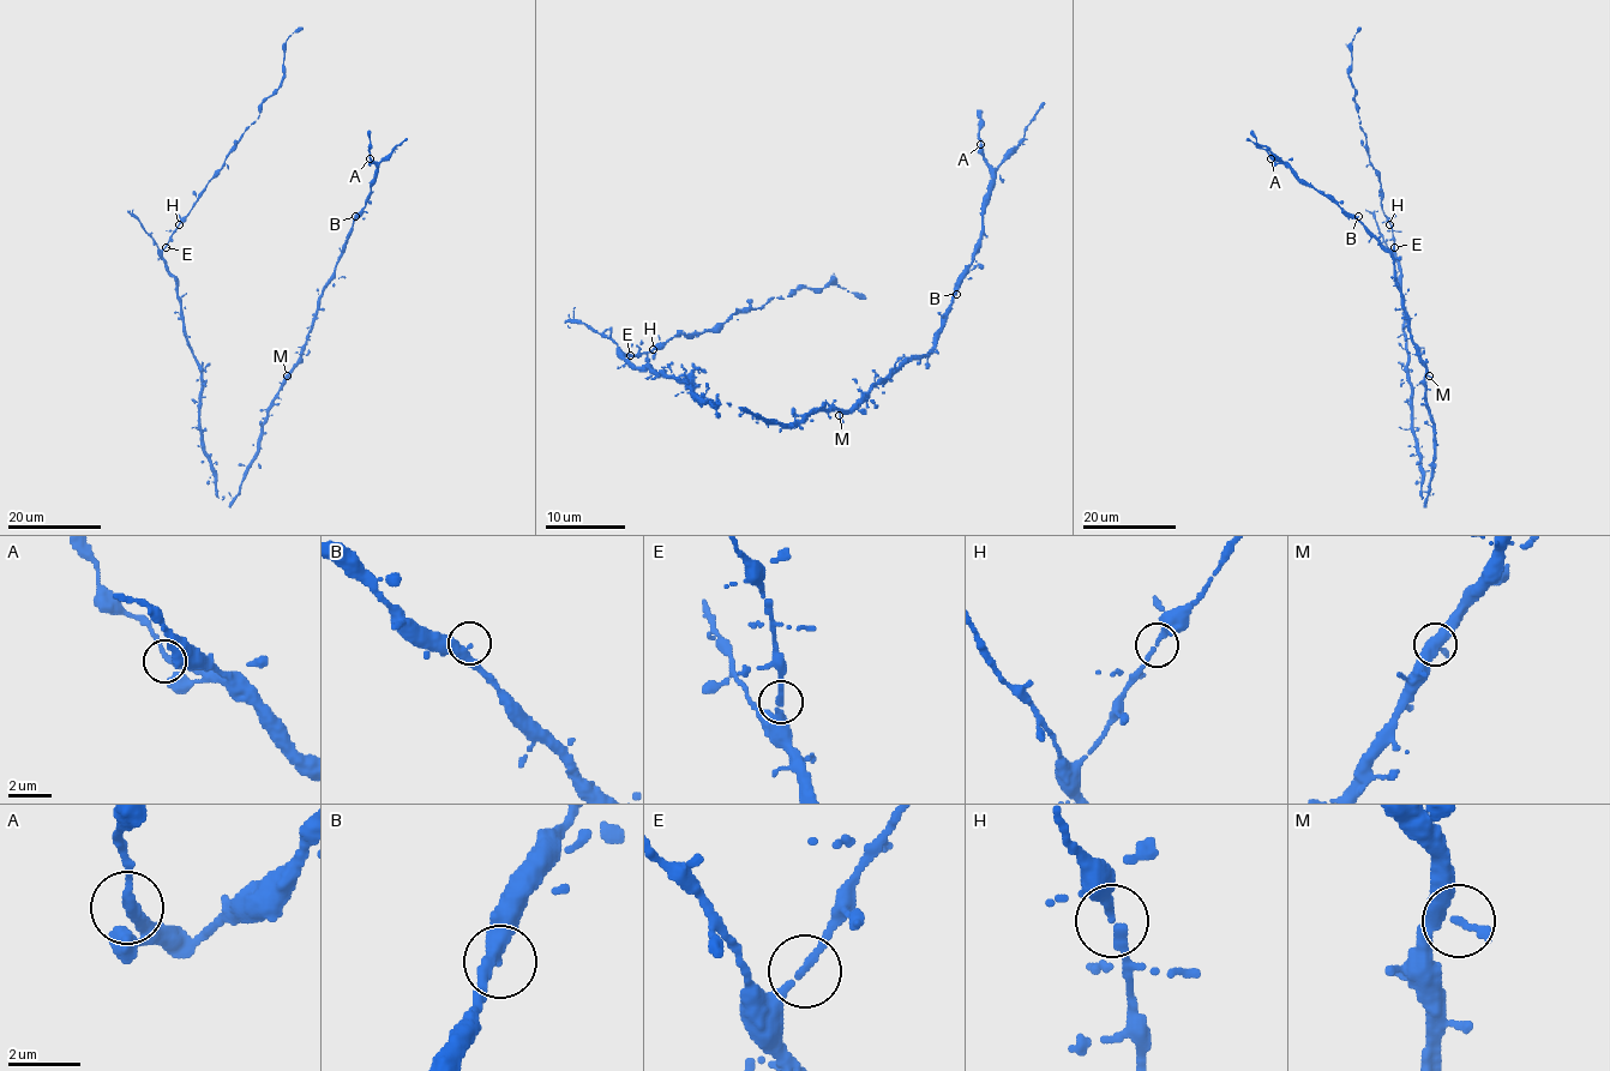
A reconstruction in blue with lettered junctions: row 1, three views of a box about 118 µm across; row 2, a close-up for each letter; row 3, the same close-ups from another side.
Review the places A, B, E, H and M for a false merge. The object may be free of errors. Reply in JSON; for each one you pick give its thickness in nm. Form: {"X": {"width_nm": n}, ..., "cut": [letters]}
{"cut": []}

